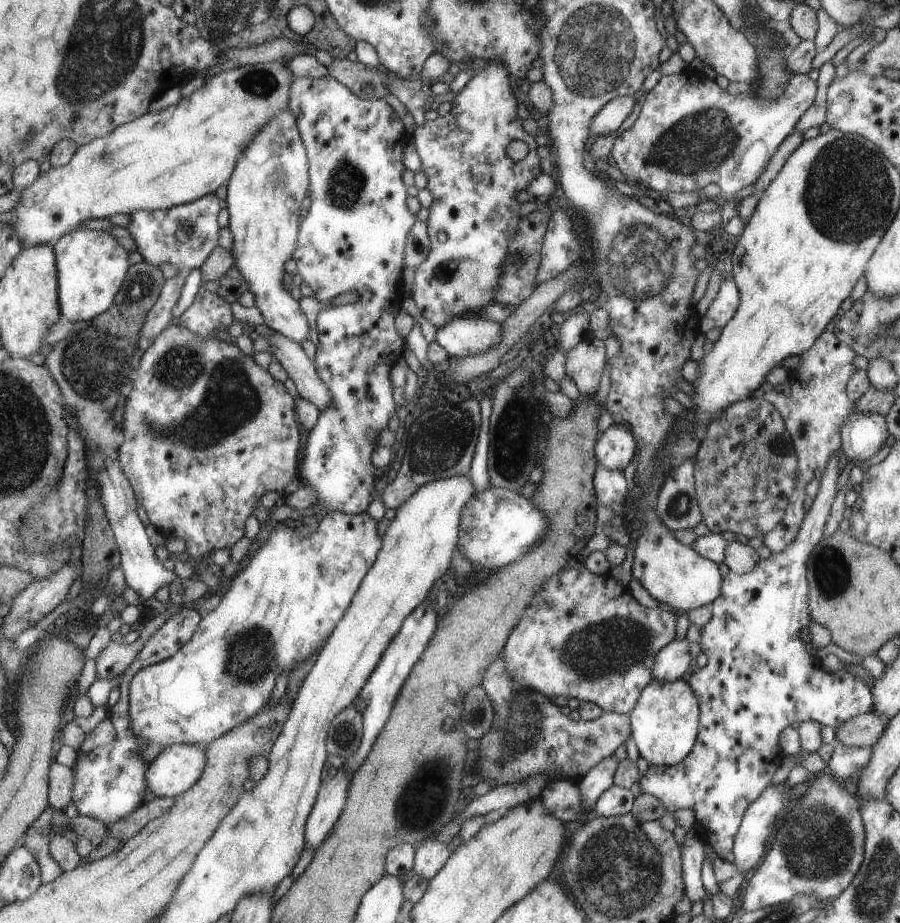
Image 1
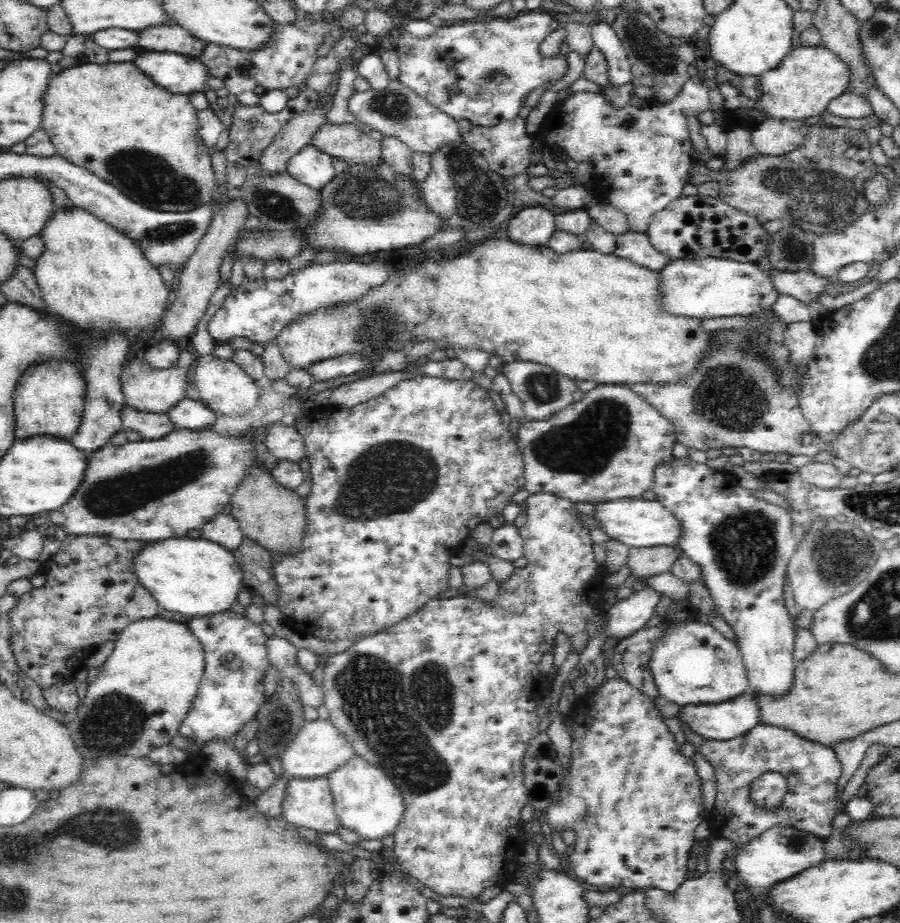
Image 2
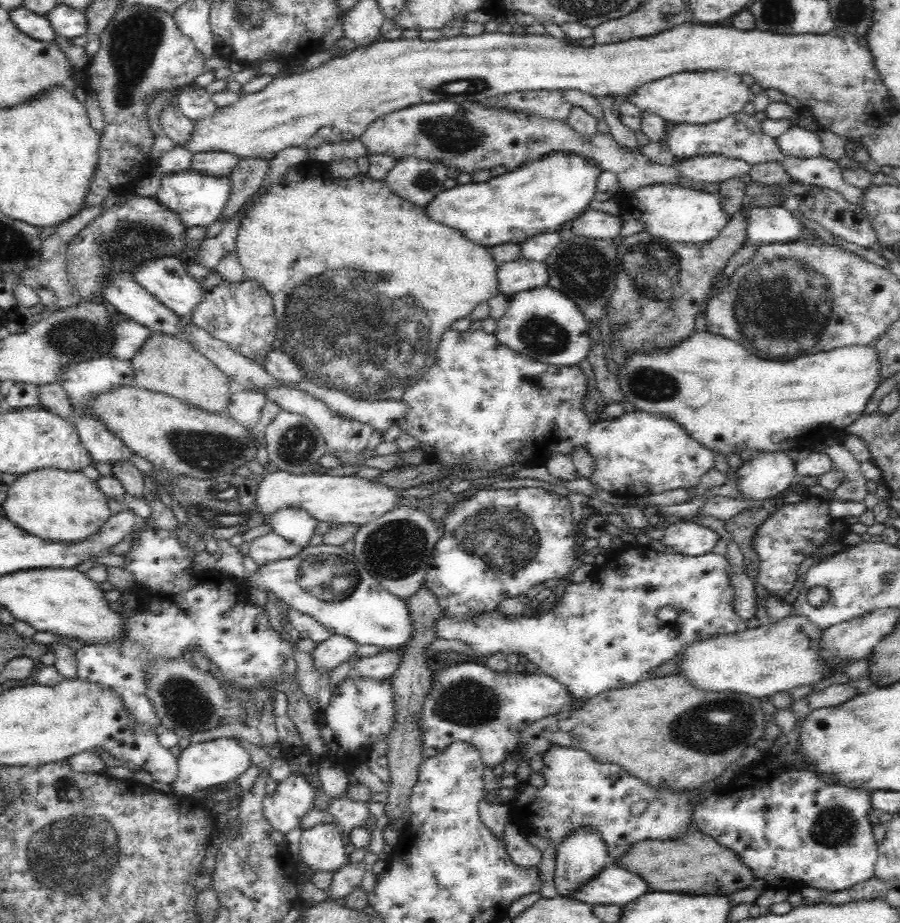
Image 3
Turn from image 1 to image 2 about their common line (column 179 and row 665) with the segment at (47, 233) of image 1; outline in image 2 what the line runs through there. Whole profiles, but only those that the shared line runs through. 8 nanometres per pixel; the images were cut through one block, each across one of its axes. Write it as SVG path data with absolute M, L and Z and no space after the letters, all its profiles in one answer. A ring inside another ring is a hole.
M156 616L128 625L114 641L110 656L97 666L97 676L87 682L86 694L71 719L64 723L84 762L106 756L148 757L154 748L170 745L198 695L204 667L201 641L190 633L186 622L170 622Z

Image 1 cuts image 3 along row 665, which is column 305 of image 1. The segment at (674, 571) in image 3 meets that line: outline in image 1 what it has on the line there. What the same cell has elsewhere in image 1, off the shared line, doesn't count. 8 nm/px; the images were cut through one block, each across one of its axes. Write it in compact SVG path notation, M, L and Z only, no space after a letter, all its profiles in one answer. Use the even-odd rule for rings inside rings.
M332 512L331 514L325 514L319 520L317 530L308 534L308 536L299 536L297 530L287 526L284 521L273 524L267 540L251 556L251 560L247 562L245 568L235 573L235 578L231 580L231 584L229 584L229 588L223 594L219 604L201 618L192 637L173 656L146 666L133 675L128 688L128 715L132 719L132 731L135 738L141 739L141 742L148 744L156 743L161 746L161 749L175 743L208 745L209 742L215 741L217 737L223 736L237 725L251 719L253 714L259 713L263 706L268 703L271 689L275 686L277 678L283 672L291 672L297 664L307 660L326 641L327 636L339 624L340 618L344 616L345 609L348 608L352 597L355 596L360 582L376 560L376 553L380 550L382 537L377 535L377 521L366 513L348 515Z

